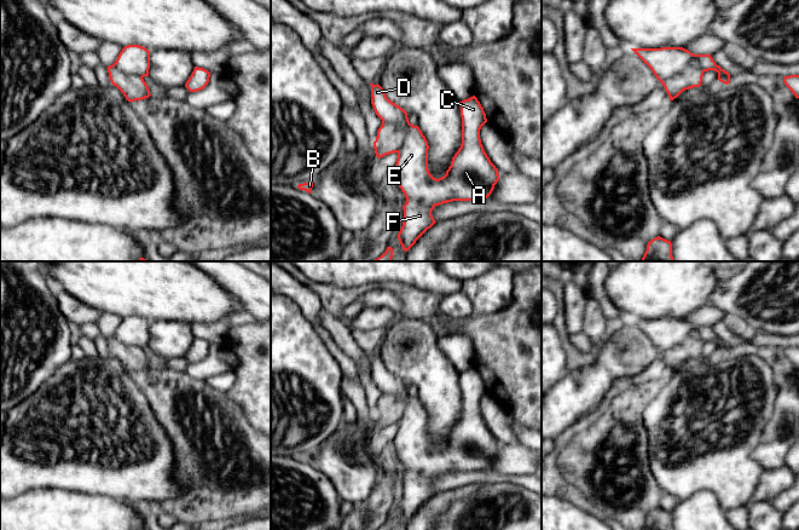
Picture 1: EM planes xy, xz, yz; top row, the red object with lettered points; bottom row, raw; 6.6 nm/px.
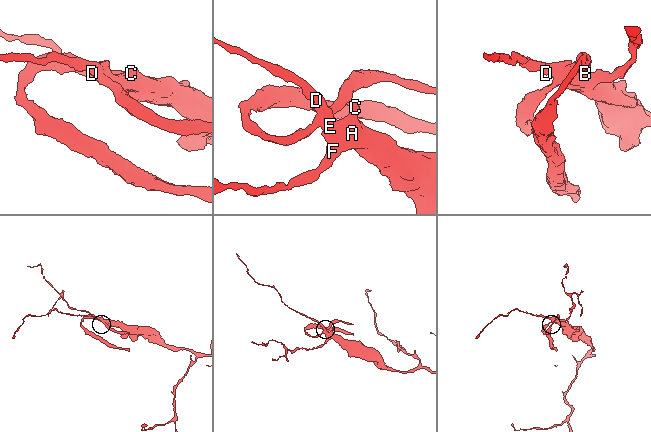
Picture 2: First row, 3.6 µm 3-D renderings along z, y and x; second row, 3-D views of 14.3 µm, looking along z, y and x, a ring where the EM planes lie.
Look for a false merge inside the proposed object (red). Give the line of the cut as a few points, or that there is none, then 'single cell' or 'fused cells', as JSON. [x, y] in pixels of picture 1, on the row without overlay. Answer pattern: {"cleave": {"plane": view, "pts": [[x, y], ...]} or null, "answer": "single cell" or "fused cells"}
{"cleave": {"plane": "yz", "pts": [[704, 341], [699, 333], [693, 330], [679, 344], [661, 353]]}, "answer": "fused cells"}

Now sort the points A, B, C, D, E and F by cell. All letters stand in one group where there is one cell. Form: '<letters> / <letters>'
A C D E F / B

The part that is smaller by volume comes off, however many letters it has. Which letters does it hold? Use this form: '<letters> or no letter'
B

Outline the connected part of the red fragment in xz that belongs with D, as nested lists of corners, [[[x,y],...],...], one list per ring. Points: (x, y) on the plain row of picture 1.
[[[371,356],[371,375],[382,394],[392,394],[404,402],[403,415],[398,420],[398,431],[392,448],[406,468],[403,477],[404,492],[398,505],[399,514],[407,523],[416,512],[436,492],[432,483],[435,477],[452,472],[484,472],[493,462],[499,451],[498,439],[491,433],[480,410],[480,401],[487,393],[486,385],[475,367],[459,373],[462,387],[462,415],[451,432],[446,445],[434,449],[428,440],[428,413],[418,397],[413,397],[406,381],[389,371],[380,356]]]

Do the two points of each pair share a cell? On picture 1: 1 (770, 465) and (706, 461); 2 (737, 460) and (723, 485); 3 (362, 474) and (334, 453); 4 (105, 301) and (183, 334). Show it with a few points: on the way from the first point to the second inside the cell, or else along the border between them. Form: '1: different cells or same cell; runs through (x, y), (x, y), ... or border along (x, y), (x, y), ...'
1: different cells; border along (760, 436), (753, 458), (763, 473), (753, 493)
2: same cell; runs through (731, 466), (729, 479)
3: same cell; runs through (354, 471), (341, 458)
4: different cells; border along (183, 322), (152, 321), (150, 323)

